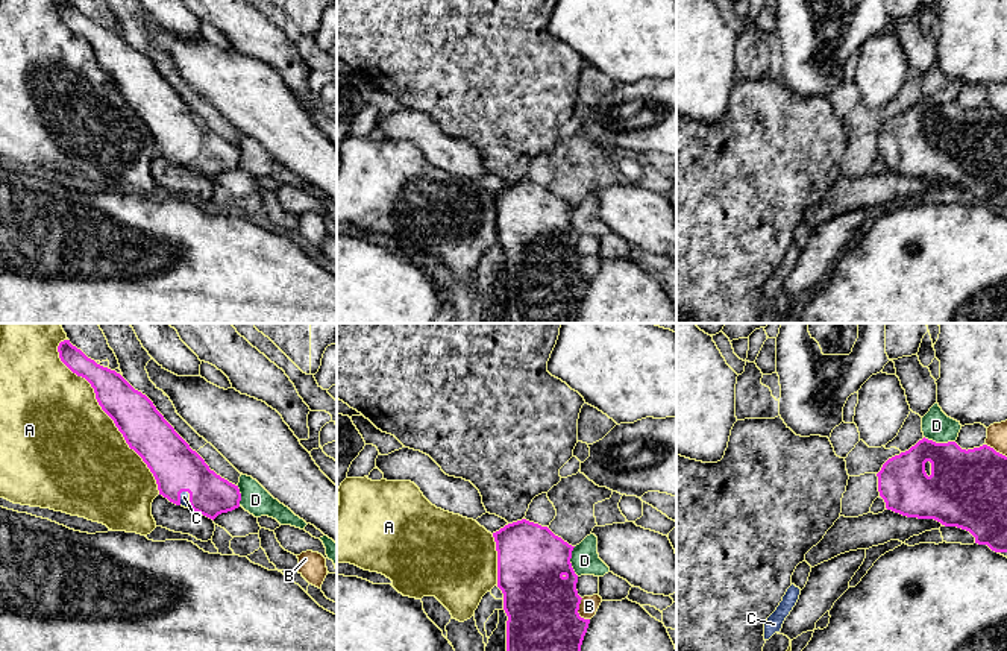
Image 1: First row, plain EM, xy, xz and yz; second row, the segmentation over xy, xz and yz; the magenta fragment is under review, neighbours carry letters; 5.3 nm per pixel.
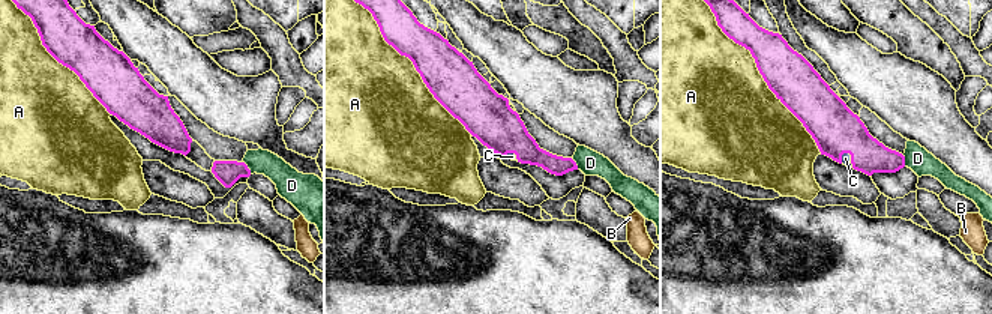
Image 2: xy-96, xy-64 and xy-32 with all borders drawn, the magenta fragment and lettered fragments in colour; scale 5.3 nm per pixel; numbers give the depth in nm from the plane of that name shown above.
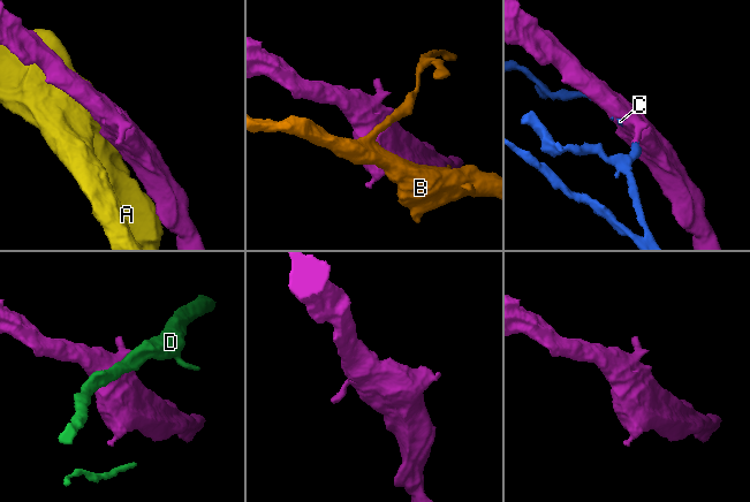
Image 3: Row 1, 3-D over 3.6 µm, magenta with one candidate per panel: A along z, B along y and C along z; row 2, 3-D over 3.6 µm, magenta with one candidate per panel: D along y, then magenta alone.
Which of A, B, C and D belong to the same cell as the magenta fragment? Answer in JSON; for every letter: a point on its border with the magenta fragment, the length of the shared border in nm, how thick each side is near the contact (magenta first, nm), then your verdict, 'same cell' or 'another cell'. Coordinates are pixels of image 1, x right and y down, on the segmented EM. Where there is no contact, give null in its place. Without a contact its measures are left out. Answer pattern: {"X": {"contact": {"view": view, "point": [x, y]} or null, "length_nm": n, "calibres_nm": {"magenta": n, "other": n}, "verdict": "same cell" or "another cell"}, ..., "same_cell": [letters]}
{"A": {"contact": {"view": "xy", "point": [106, 413]}, "length_nm": 950, "calibres_nm": {"magenta": 240, "other": 500}, "verdict": "another cell"}, "B": {"contact": {"view": "xz", "point": [577, 612]}, "length_nm": 130, "calibres_nm": {"magenta": 380, "other": 100}, "verdict": "another cell"}, "C": {"contact": {"view": "xy", "point": [190, 498]}, "length_nm": 110, "calibres_nm": {"magenta": 260, "other": 50}, "verdict": "same cell"}, "D": {"contact": {"view": "yz", "point": [939, 443]}, "length_nm": 170, "calibres_nm": {"magenta": 360, "other": 160}, "verdict": "another cell"}, "same_cell": ["C"]}

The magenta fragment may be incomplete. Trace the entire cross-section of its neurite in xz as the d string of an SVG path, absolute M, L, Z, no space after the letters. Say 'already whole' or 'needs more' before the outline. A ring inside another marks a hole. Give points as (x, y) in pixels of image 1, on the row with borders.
already whole | M526 519L493 533L497 551L497 587L504 593L507 651L581 651L590 619L579 616L578 575L570 558L575 546L547 527Z

